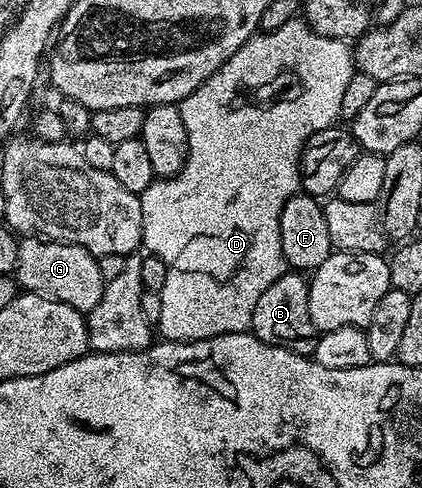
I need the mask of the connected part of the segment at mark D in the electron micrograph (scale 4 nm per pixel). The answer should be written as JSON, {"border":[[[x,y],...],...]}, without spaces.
{"border":[[[302,20],[281,24],[274,32],[256,33],[252,41],[246,42],[209,80],[205,80],[189,96],[178,103],[181,120],[185,120],[187,133],[187,159],[177,176],[160,178],[149,184],[145,192],[139,195],[141,204],[141,224],[143,225],[143,246],[152,254],[156,254],[167,265],[165,284],[157,293],[161,296],[161,320],[157,327],[160,339],[169,342],[196,342],[202,338],[216,338],[222,334],[242,334],[250,331],[253,320],[253,308],[257,300],[261,300],[261,292],[273,284],[285,273],[285,263],[281,252],[281,228],[279,217],[281,208],[295,194],[300,193],[299,157],[303,155],[303,145],[317,132],[336,125],[340,121],[341,99],[345,96],[345,88],[349,80],[357,72],[353,50],[347,42],[333,40],[329,36],[314,34],[311,27]]]}

